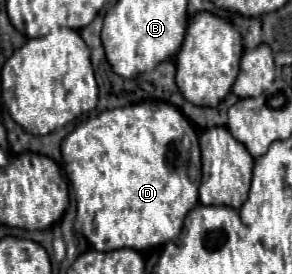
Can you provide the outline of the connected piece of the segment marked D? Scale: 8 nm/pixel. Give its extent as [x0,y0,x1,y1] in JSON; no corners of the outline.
[62,101,200,251]

